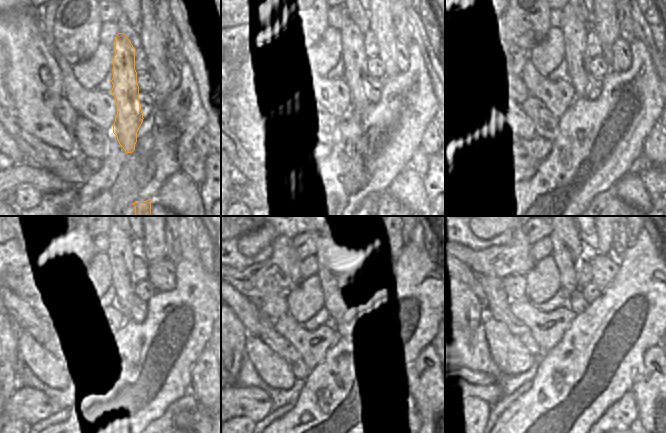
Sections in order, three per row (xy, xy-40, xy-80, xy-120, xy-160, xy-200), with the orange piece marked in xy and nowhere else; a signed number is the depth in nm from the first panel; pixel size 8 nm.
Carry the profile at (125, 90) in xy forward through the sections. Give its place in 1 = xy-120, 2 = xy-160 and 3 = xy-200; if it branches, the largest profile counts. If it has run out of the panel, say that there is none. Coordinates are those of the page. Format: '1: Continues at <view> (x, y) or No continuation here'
1: Continues at xy-120 (121, 261)
2: Continues at xy-160 (344, 260)
3: Continues at xy-200 (565, 261)

